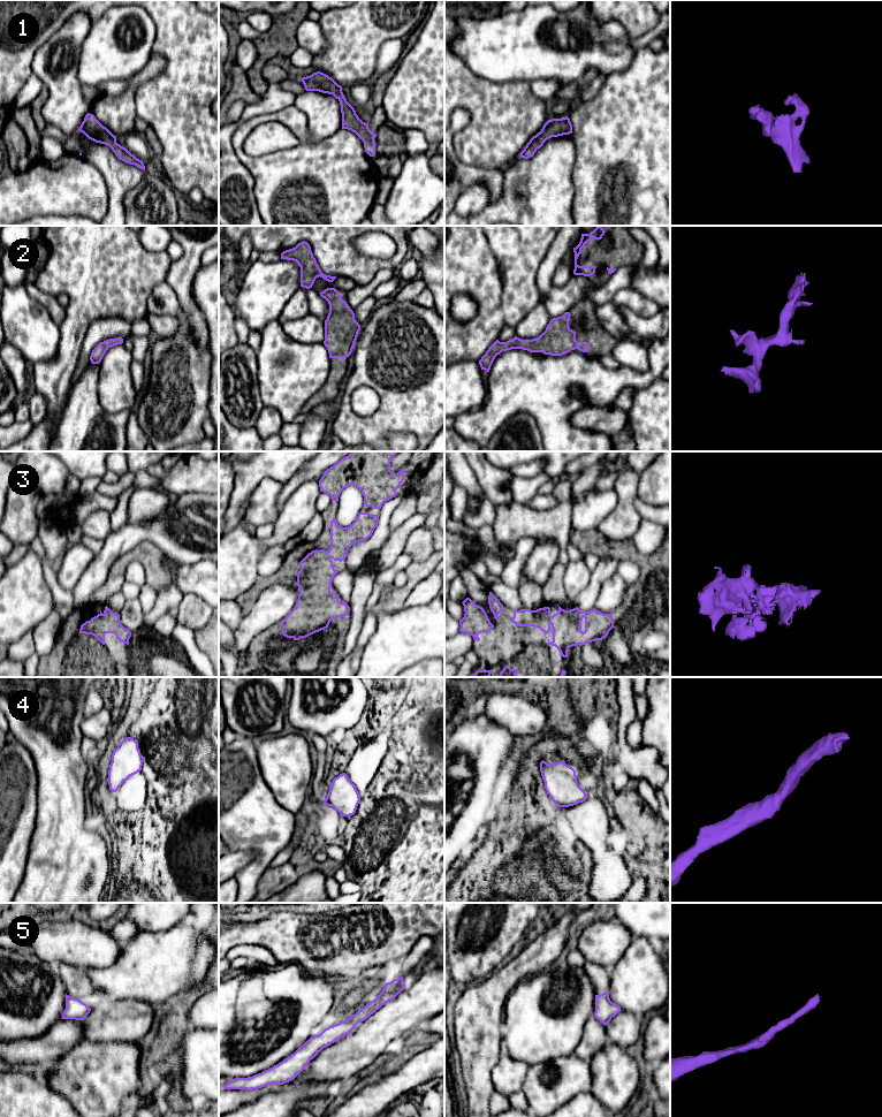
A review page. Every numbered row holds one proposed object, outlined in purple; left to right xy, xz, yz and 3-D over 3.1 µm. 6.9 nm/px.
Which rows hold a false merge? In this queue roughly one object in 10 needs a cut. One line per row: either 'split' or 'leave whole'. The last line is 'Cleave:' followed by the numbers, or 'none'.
1: leave whole
2: leave whole
3: leave whole
4: leave whole
5: leave whole
Cleave: none

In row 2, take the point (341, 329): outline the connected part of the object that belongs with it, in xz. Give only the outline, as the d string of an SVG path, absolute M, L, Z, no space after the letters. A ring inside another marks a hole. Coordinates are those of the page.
M327 288L319 294L329 304L324 341L329 358L347 358L352 352L360 325L356 321L353 311L335 288Z

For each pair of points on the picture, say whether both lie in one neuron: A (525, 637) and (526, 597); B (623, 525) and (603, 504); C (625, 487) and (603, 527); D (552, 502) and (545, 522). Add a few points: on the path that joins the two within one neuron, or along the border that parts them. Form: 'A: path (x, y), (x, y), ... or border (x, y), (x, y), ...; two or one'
A: border (524, 608), (534, 610); two
B: border (616, 489), (617, 504), (595, 527); two
C: path (625, 498), (625, 508), (614, 519); one
D: border (559, 501), (545, 510), (526, 504); two

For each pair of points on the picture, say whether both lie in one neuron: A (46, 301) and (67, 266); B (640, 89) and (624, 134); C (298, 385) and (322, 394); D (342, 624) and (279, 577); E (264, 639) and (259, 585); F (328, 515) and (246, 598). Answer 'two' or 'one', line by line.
A: two
B: one
C: two
D: one
E: one
F: one

